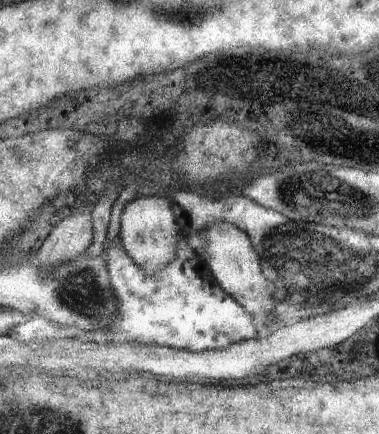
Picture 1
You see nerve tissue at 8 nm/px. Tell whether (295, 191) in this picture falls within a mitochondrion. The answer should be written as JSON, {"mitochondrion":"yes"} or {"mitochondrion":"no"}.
{"mitochondrion":"yes"}

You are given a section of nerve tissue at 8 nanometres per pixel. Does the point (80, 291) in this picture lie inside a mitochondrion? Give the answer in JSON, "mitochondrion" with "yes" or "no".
{"mitochondrion":"yes"}

